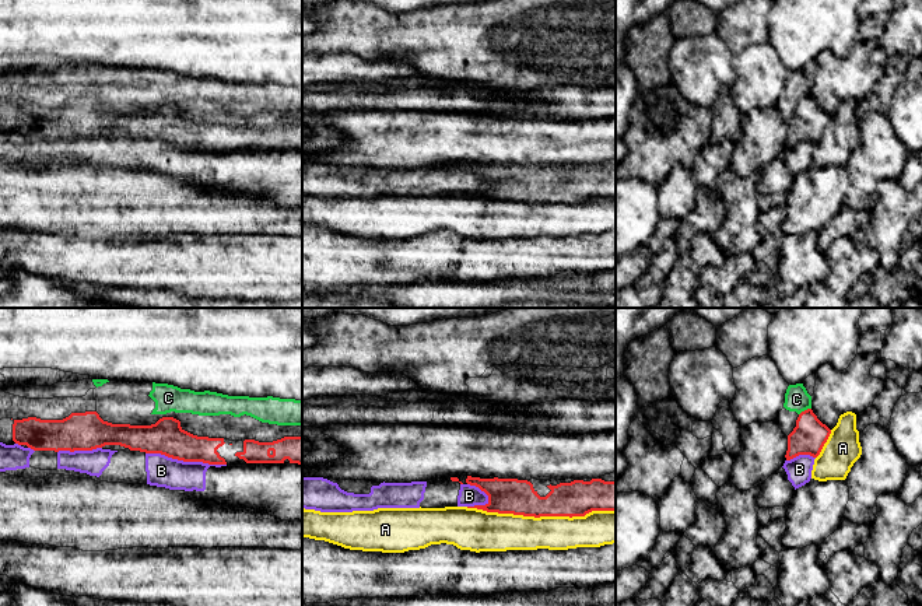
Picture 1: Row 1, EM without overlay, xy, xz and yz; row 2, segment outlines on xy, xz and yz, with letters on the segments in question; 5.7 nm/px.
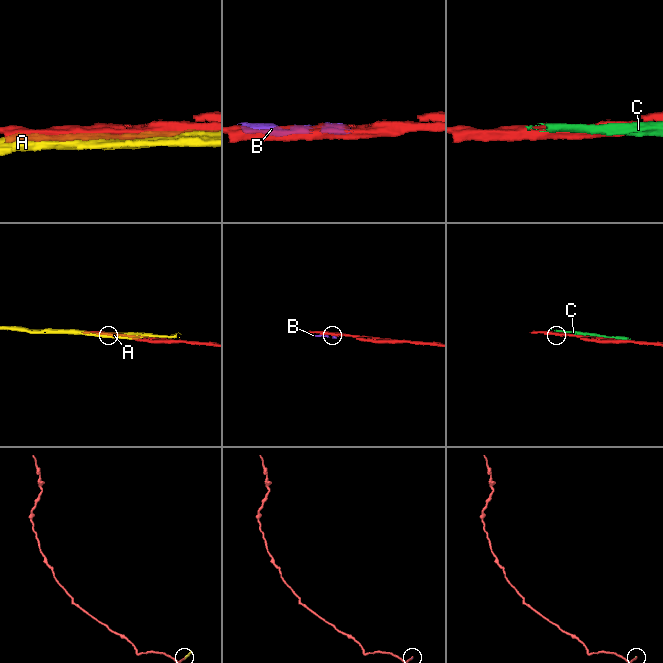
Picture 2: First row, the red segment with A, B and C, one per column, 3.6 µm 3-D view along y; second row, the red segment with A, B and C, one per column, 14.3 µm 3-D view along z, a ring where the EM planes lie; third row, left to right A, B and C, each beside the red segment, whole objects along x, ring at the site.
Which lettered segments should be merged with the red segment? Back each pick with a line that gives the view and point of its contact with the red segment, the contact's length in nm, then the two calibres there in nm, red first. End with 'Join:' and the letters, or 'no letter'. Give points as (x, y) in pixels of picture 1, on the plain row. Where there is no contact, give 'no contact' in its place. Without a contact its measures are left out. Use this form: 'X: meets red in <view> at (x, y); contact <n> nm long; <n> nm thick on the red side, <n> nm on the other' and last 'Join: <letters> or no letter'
Join: no letter

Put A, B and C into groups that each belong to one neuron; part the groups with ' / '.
A / B / C

